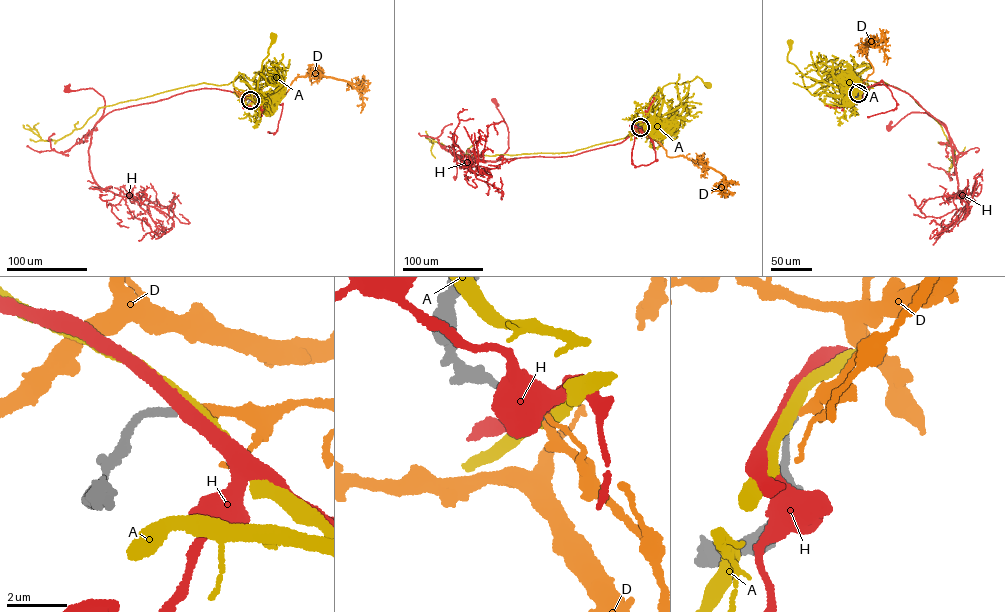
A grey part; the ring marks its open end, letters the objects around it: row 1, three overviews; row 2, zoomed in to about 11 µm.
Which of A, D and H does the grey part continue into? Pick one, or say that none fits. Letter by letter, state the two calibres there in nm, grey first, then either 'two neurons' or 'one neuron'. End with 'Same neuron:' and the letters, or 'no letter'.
A: 240/400 nm | two neurons
D: 240/240 nm | one neuron
H: 260/440 nm | two neurons
Same neuron: D

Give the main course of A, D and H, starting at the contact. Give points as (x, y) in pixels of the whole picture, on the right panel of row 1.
A: (858, 93), (851, 100), (825, 93), (812, 95), (805, 86), (801, 72), (787, 60), (789, 43)
D: (858, 93), (863, 81), (873, 72), (866, 57), (866, 43), (883, 49), (886, 65)
H: (858, 93), (868, 86), (891, 86), (912, 96), (947, 131), (942, 122), (915, 112), (889, 128)

